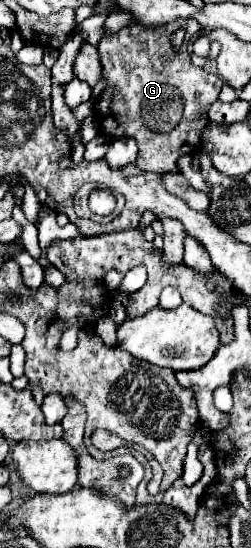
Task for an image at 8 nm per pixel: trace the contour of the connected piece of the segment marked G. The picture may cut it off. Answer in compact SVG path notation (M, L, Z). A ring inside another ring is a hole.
M172 21L170 25L162 25L162 29L142 29L142 25L130 25L124 27L120 33L114 35L104 35L98 43L102 67L104 67L104 77L106 85L102 89L102 95L94 103L94 113L98 121L100 135L108 139L126 139L132 137L138 143L138 159L136 165L138 169L152 171L152 173L178 173L178 159L182 155L196 155L200 153L200 139L202 131L208 125L208 109L214 101L218 101L218 93L224 85L224 81L206 69L194 67L190 61L188 53L188 39L202 31L202 25L198 21ZM176 29L186 31L186 39L180 45L178 51L172 49L170 45L170 35Z

